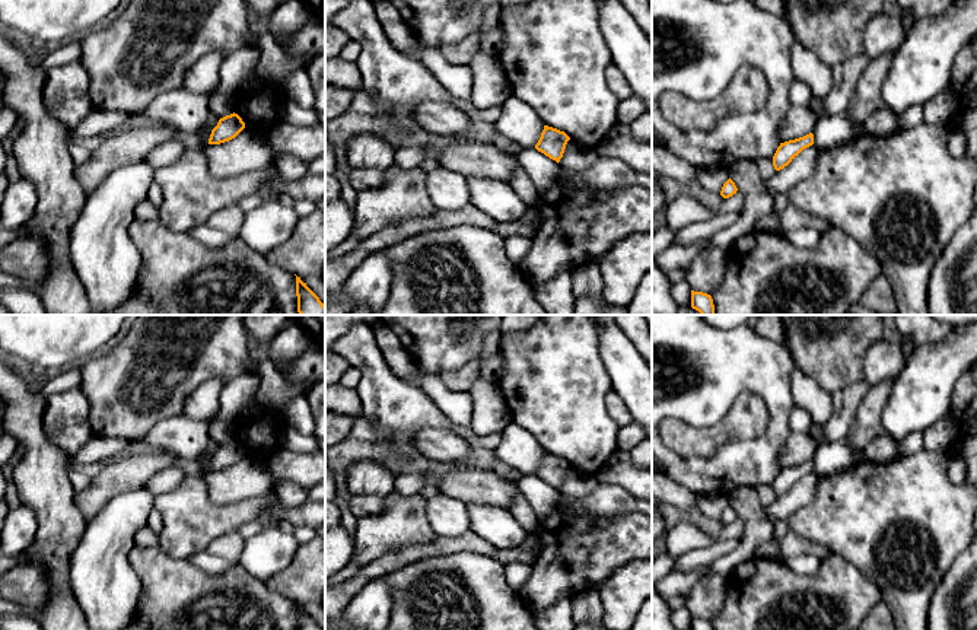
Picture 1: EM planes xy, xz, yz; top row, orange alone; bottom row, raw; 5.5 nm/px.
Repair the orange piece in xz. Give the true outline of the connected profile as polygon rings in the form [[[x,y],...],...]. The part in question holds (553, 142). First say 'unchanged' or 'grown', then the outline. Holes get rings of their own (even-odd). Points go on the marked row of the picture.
unchanged | [[[544,125],[535,149],[558,163],[569,140],[564,131]]]

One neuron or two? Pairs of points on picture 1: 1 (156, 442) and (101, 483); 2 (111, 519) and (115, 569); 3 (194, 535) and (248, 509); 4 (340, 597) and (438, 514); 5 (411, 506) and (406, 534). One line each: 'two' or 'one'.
1: two
2: one
3: one
4: two
5: one

